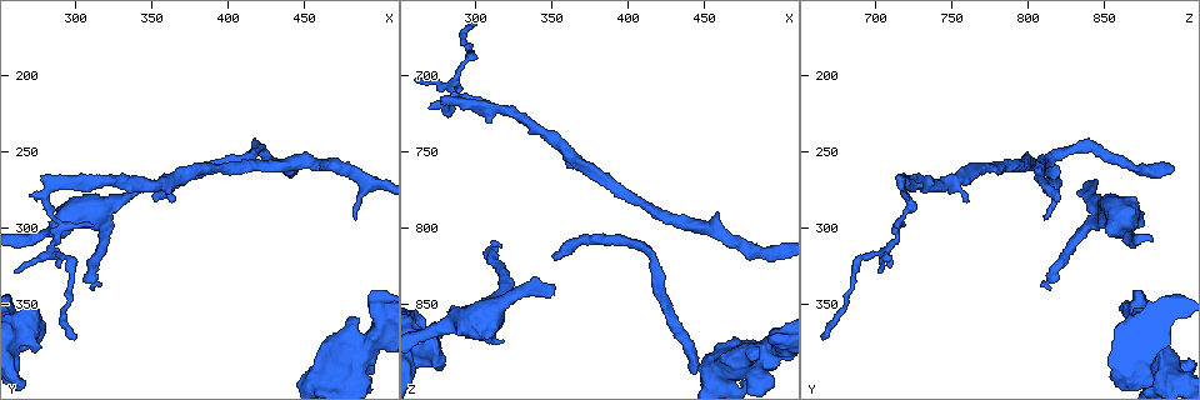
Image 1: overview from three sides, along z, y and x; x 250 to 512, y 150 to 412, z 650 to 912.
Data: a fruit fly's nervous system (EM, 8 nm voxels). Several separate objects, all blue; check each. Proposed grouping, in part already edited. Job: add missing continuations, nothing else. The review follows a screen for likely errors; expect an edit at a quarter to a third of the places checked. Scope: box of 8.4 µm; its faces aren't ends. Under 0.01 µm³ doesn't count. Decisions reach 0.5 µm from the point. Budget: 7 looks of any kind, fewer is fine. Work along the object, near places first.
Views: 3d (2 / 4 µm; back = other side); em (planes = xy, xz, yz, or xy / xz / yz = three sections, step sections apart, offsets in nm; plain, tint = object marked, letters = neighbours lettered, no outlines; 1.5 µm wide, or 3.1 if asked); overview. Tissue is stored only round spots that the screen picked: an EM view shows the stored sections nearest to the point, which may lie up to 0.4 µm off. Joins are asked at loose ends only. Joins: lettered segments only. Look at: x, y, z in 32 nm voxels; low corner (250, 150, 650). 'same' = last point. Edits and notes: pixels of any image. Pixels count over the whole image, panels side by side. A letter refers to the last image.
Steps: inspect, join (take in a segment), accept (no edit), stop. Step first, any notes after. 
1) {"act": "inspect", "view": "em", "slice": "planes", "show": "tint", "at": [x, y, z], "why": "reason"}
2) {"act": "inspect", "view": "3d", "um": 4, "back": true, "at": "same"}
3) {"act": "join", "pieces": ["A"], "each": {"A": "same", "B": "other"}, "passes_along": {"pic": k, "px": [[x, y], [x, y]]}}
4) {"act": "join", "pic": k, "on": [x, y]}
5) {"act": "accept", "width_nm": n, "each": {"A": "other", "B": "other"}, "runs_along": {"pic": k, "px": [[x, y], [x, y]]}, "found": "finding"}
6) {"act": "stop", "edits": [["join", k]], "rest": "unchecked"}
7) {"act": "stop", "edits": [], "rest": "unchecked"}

{"act": "inspect", "view": "3d", "um": 4, "at": [444, 258, 896], "why": "an open end"}

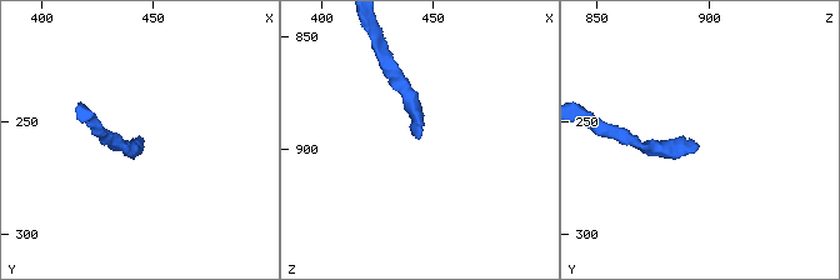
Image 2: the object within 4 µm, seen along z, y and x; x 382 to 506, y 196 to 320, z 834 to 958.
{"act": "inspect", "view": "em", "slice": "planes", "show": "letters", "at": [445, 260, 896]}

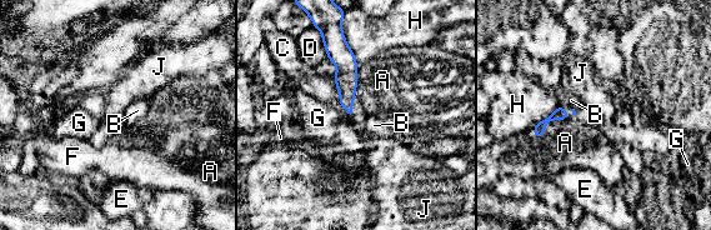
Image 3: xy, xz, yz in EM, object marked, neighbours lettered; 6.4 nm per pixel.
{"act": "accept", "each": {"A": "other", "B": "other", "C": "other", "D": "other", "E": "other", "F": "other", "G": "other", "H": "other", "J": "other"}, "border": {"pic": 3, "px": [[340, 106], [350, 115]]}, "found": "none of them fits"}

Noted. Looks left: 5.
{"act": "inspect", "view": "3d", "um": 2, "at": [364, 282, 760], "why": "free end"}

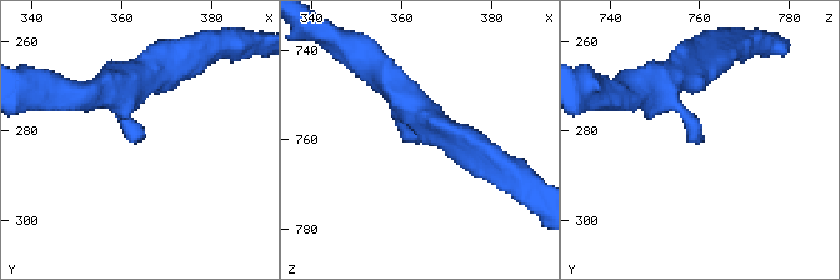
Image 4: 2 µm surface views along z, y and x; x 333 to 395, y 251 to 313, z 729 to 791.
{"act": "inspect", "view": "em", "slice": "planes", "show": "letters", "at": [363, 282, 761]}

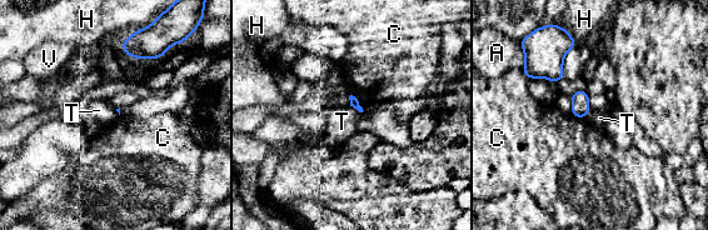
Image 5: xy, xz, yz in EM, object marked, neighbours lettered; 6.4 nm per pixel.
{"act": "accept", "each": {"A": "other", "C": "other", "H": "other", "T": "other", "V": "other"}, "border": {"pic": 5, "px": [[350, 105], [359, 113]]}, "found": "none of them fits"}

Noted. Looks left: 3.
{"act": "inspect", "view": "3d", "um": 4, "at": [460, 378, 890], "why": "free end"}

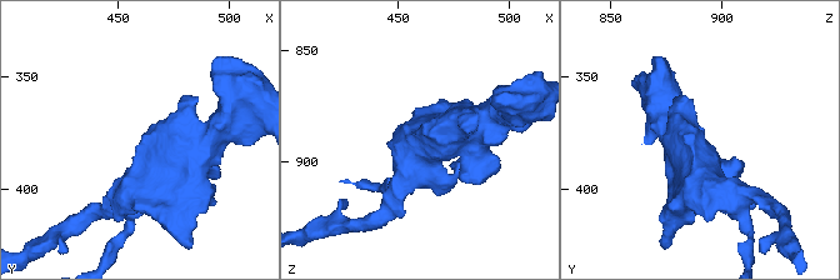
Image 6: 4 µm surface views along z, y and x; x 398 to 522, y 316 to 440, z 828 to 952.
{"act": "inspect", "view": "em", "slice": "xy", "step": 8, "show": "letters", "at": [460, 377, 888]}

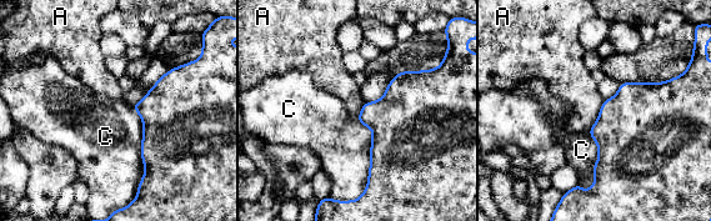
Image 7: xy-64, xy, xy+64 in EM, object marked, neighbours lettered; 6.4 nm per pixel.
{"act": "accept", "each": {"A": "other", "C": "other"}, "found": "none of them fits"}

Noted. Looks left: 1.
{"act": "stop", "edits": [], "rest": "unchecked"}

